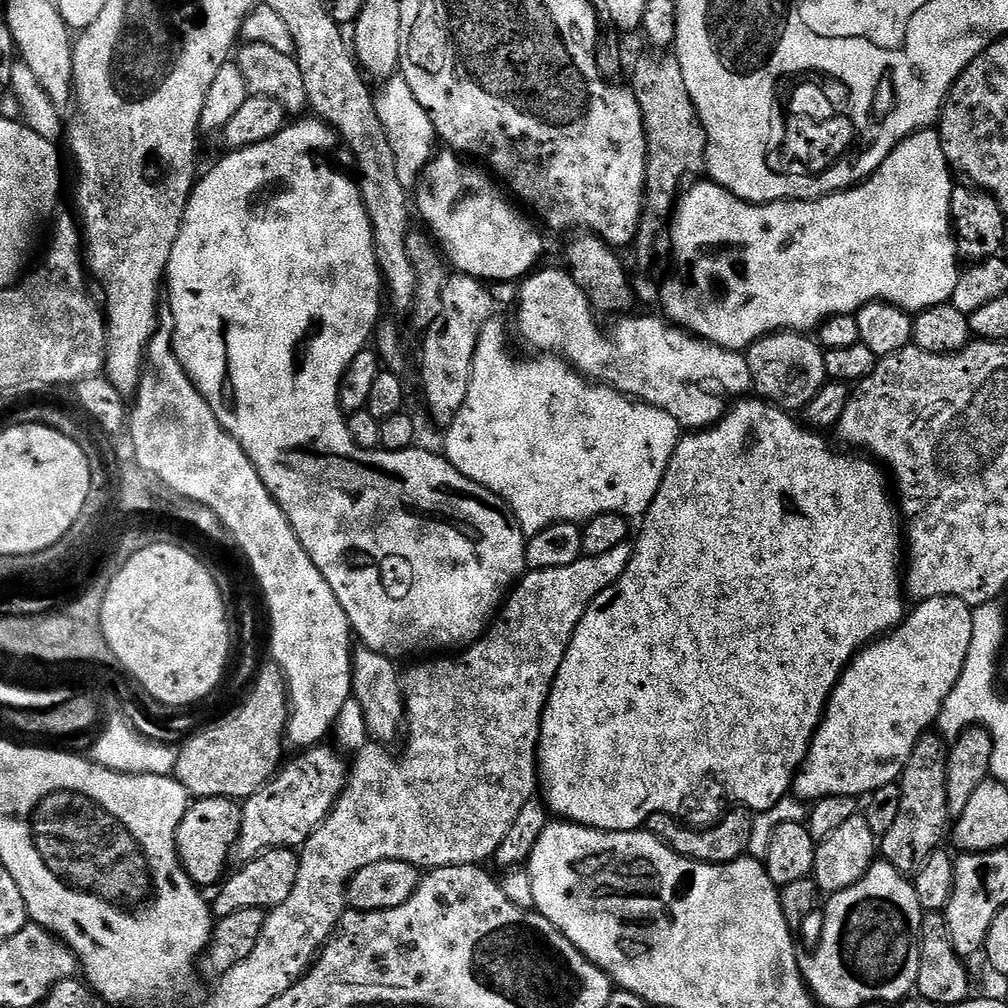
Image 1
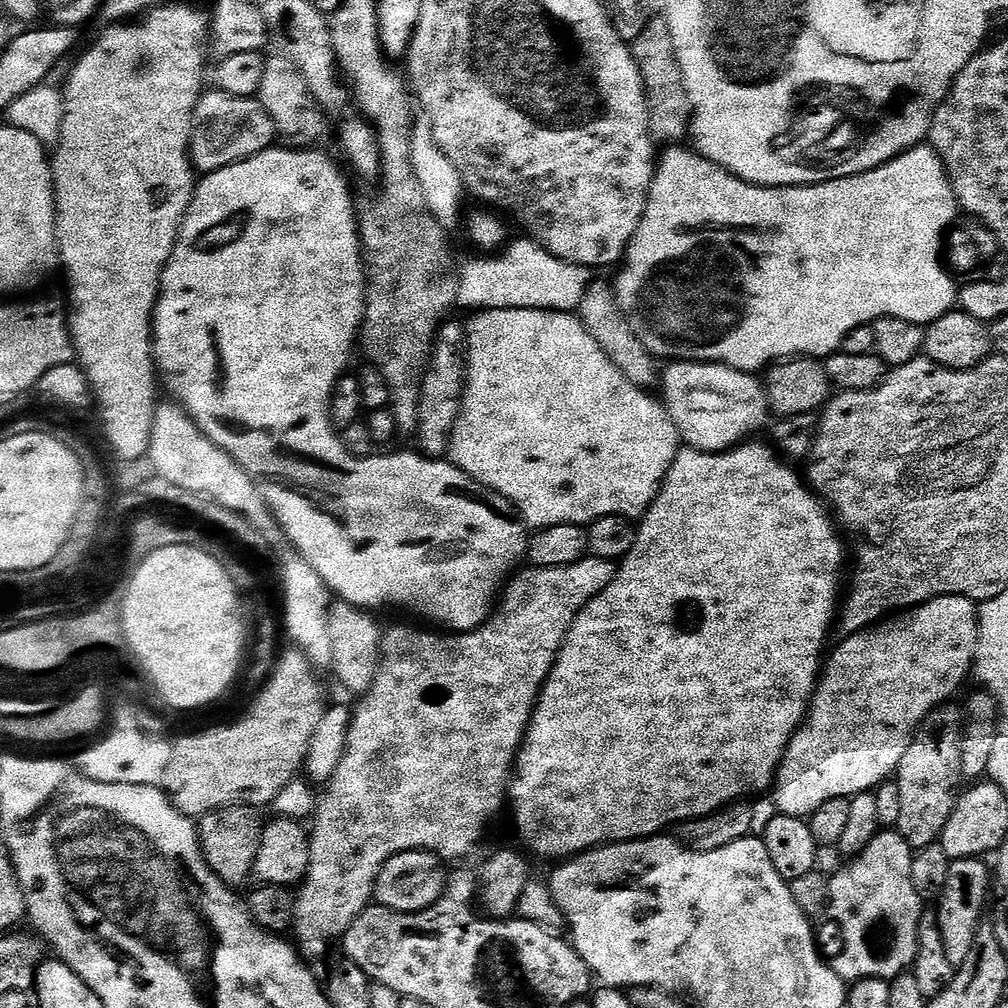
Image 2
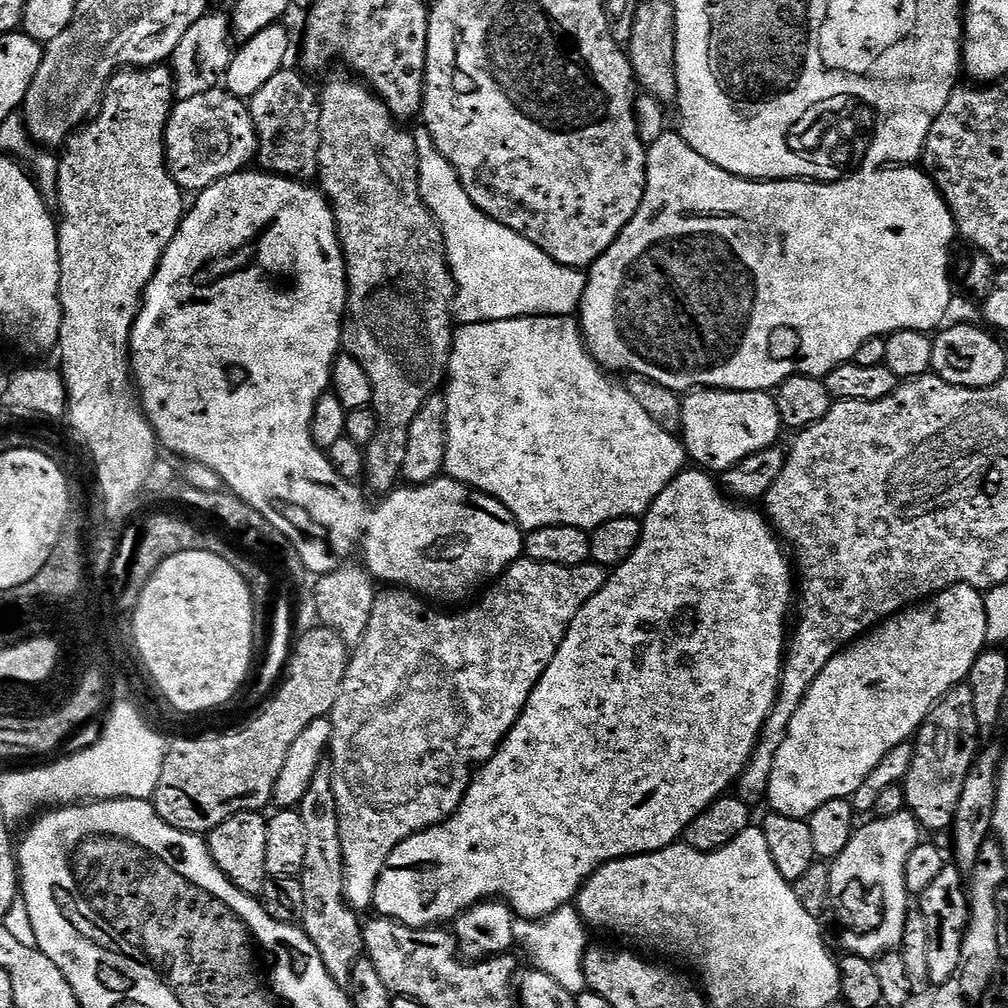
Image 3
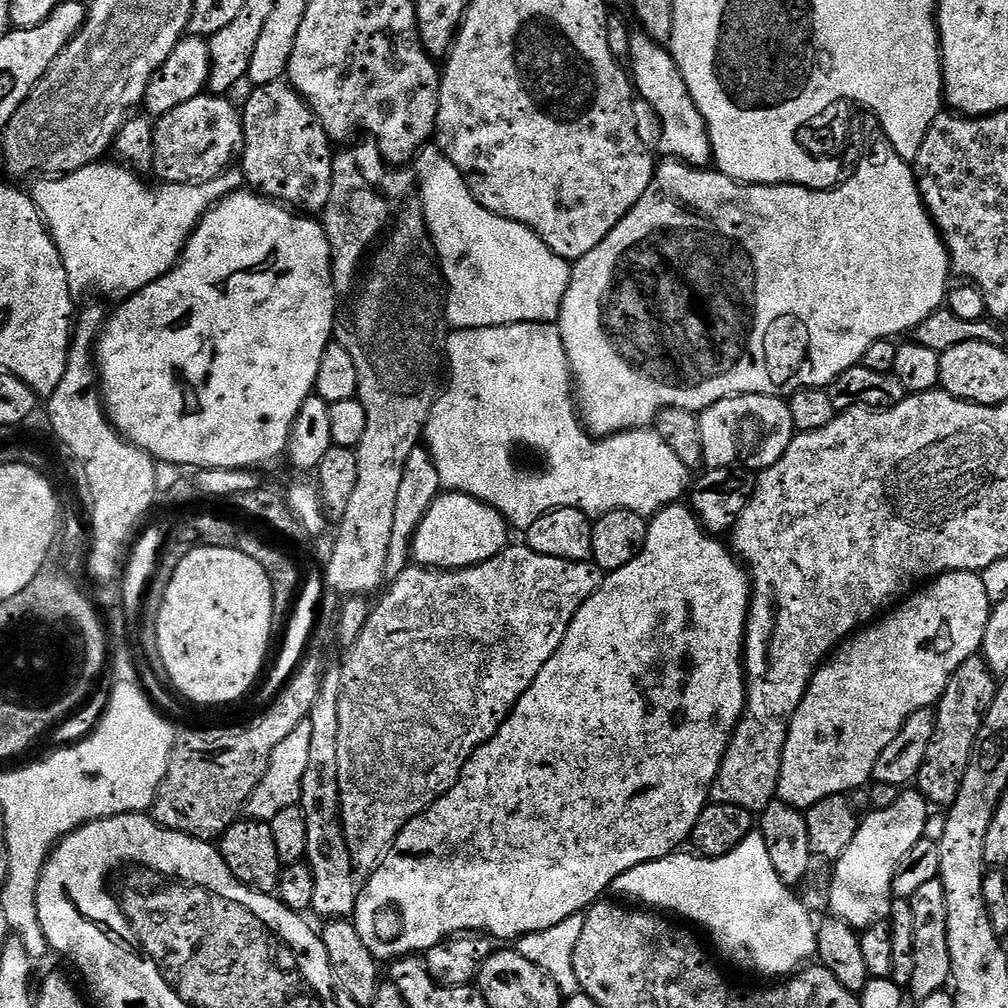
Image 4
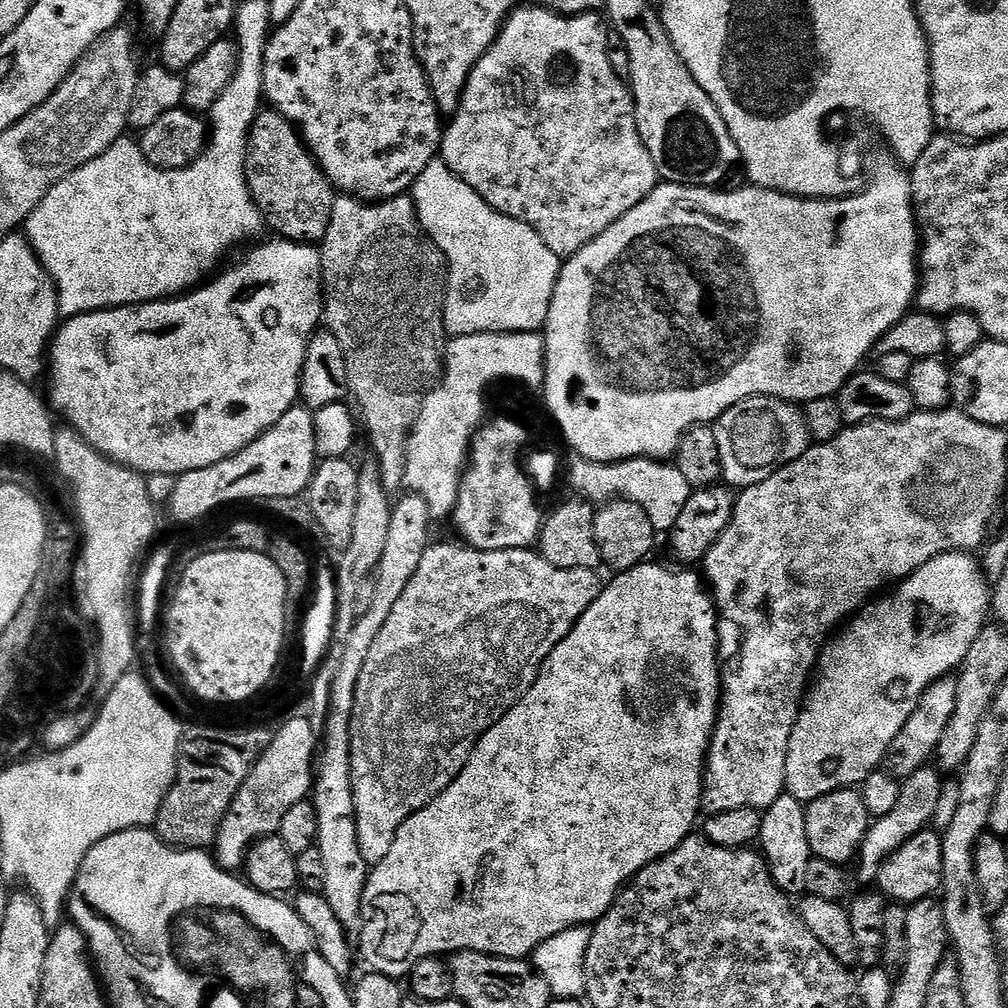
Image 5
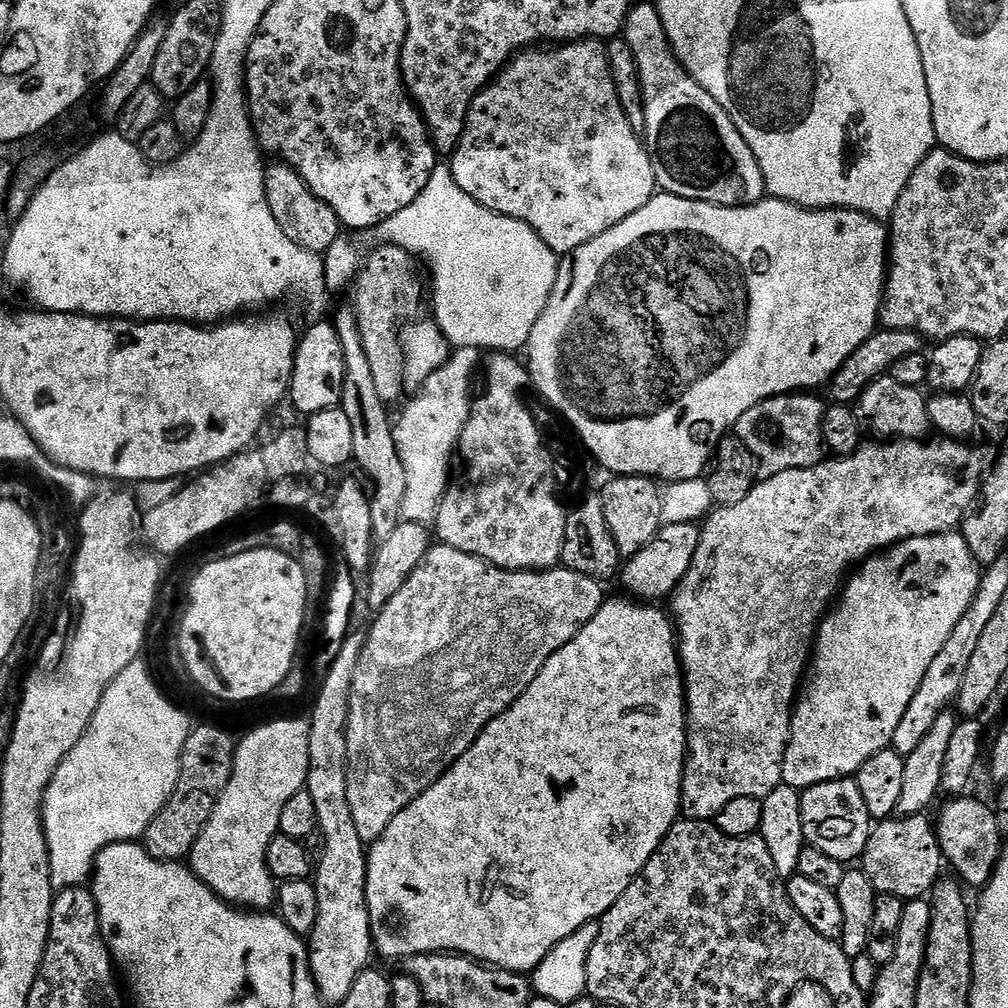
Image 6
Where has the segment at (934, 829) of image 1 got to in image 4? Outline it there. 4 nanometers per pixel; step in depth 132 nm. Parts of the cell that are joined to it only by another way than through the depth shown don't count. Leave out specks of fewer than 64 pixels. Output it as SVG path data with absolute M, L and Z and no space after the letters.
M979 654L971 656L969 660L962 662L962 666L958 666L958 670L954 670L946 690L935 705L936 729L934 730L934 738L930 740L930 750L926 750L924 764L918 770L914 781L918 791L928 799L929 805L936 807L937 804L941 808L940 810L947 810L951 808L954 798L958 798L958 790L962 790L962 778L966 778L966 770L970 766L970 758L976 745L978 730L994 702L997 687L997 677L993 676L991 670L986 666L983 656Z

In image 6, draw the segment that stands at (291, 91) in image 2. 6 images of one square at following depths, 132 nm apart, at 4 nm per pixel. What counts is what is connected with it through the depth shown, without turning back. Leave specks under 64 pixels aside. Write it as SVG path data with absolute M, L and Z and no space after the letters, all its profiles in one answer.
M283 162L269 163L264 169L264 186L266 188L266 202L270 202L270 214L274 214L278 226L282 226L282 234L290 238L300 248L311 252L323 253L334 246L334 242L342 234L342 225L338 214L302 182L302 178L295 170Z

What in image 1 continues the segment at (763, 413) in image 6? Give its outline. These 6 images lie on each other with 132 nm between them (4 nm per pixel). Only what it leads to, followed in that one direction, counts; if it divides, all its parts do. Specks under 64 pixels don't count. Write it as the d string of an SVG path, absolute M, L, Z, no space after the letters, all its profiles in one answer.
M563 267L543 268L533 271L519 285L518 299L514 304L516 320L520 323L520 336L526 347L533 348L533 353L555 354L567 360L581 376L623 392L629 398L639 397L639 392L648 392L647 403L670 414L670 418L678 421L684 430L711 428L726 415L734 402L753 391L747 355L702 340L659 315L636 316L633 320L620 318L613 332L603 332L595 320L597 317L588 302L588 296L580 289L578 282L574 282L572 273Z

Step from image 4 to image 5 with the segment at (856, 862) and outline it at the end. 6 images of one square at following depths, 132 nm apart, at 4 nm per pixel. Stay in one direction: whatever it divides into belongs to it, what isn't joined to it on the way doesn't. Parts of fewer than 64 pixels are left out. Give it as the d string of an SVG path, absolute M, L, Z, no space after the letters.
M932 766L919 768L917 772L910 774L902 781L894 810L890 810L890 814L873 819L868 832L864 835L864 843L861 844L858 853L858 865L860 864L862 879L868 880L868 882L875 881L876 875L884 865L885 858L892 854L898 846L902 846L902 842L906 842L914 834L925 831L931 825L941 791L941 773Z

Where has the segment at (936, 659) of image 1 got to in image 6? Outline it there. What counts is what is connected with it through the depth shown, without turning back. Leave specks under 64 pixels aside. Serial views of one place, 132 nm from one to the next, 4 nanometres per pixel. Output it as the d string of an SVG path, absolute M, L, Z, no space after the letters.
M956 530L902 540L869 556L851 573L834 607L820 621L810 671L803 681L802 695L794 704L783 783L803 790L822 782L855 777L866 758L874 758L874 754L891 745L894 730L902 722L910 698L922 686L930 662L934 662L938 650L942 650L946 638L954 634L954 626L970 608L981 575L981 565L970 554L966 538Z

